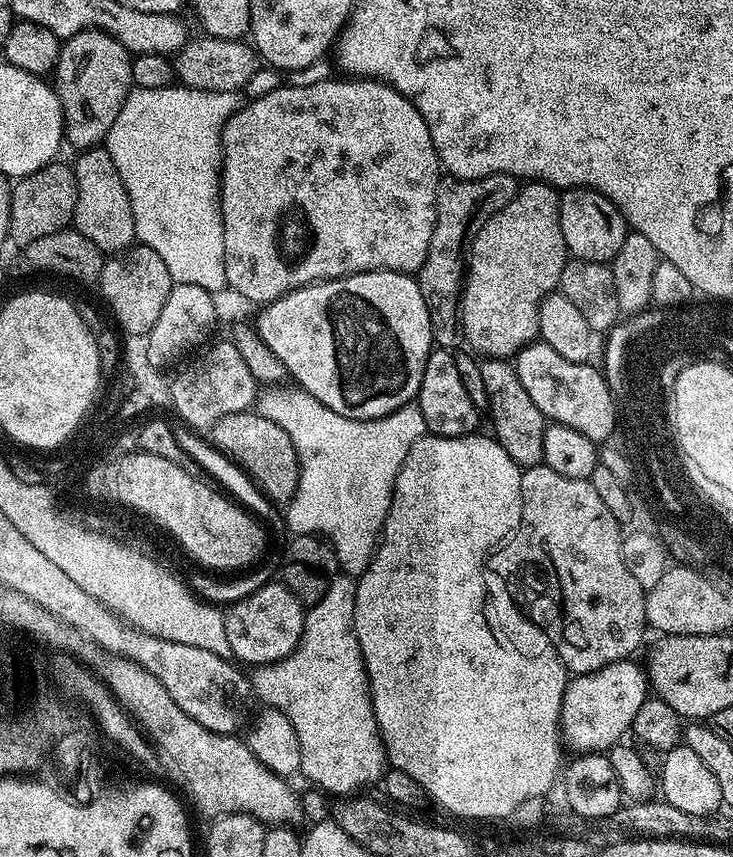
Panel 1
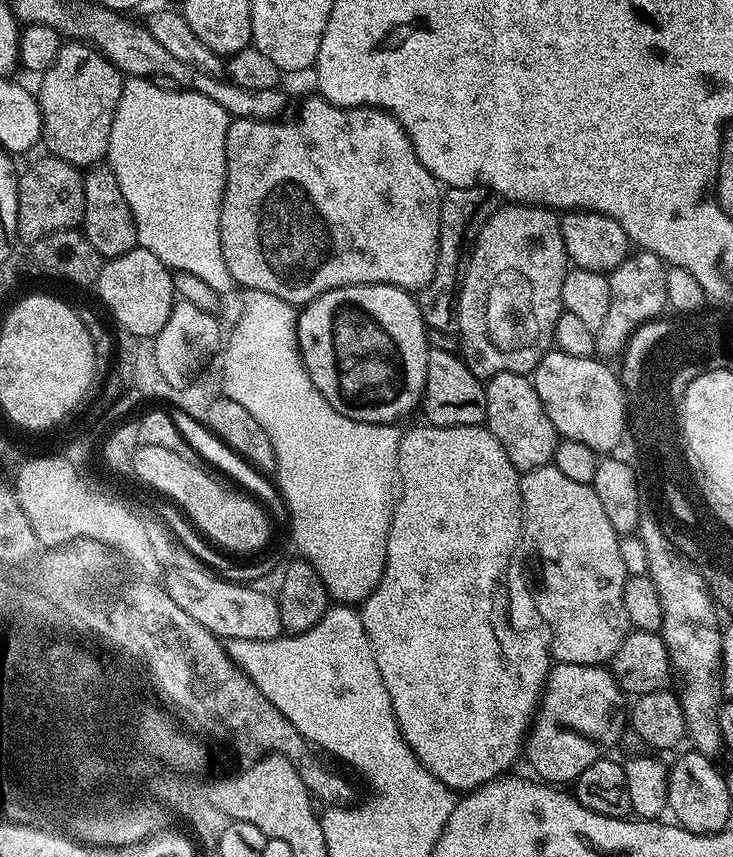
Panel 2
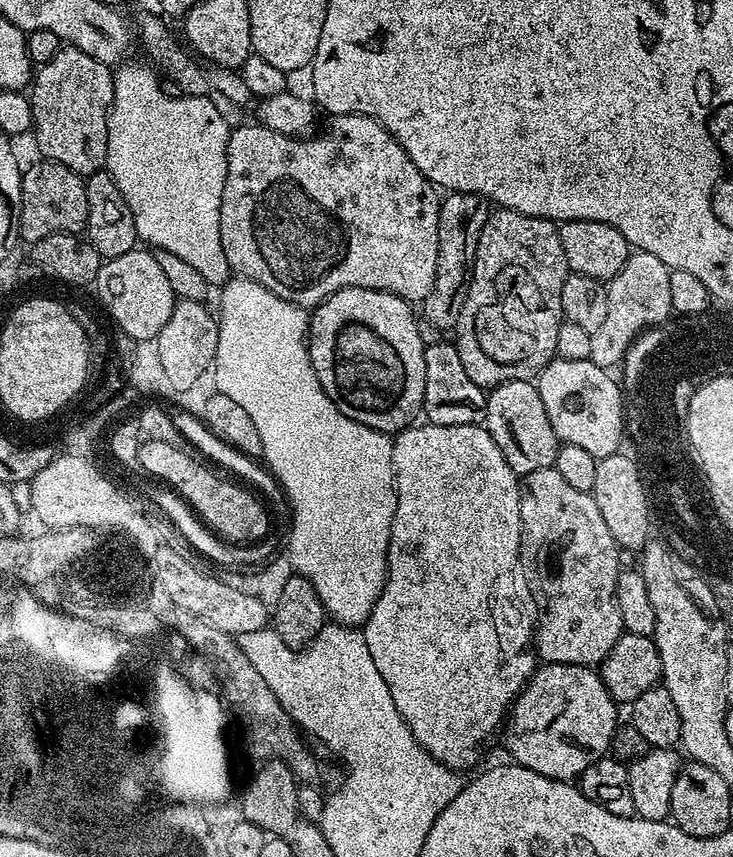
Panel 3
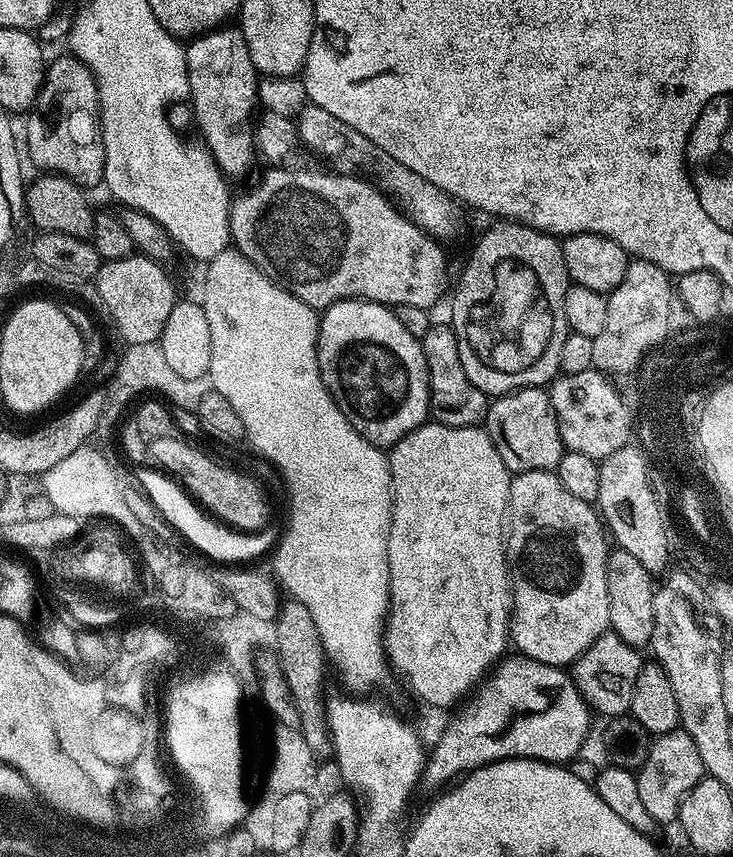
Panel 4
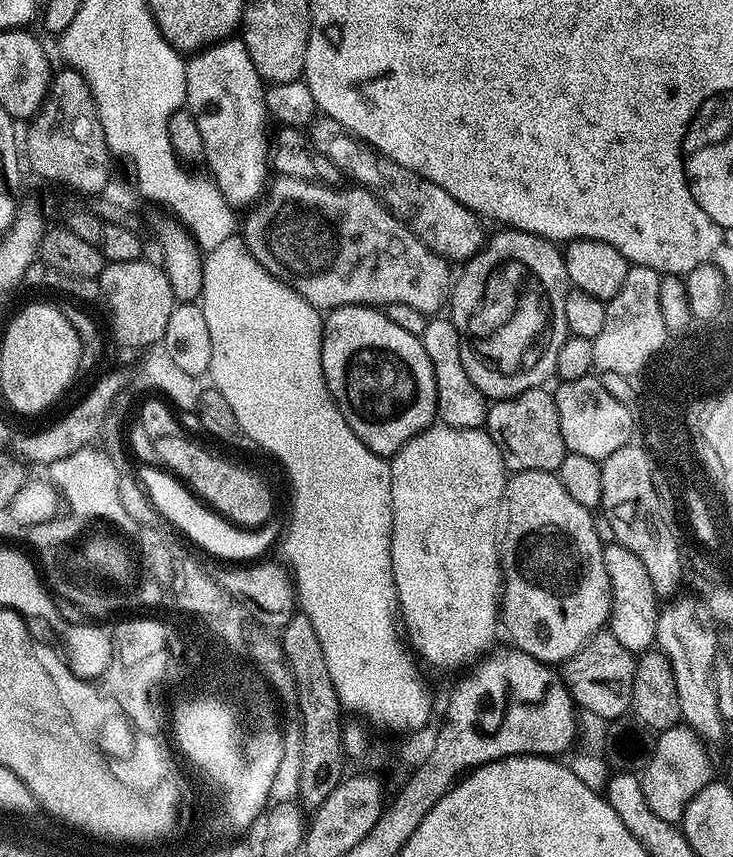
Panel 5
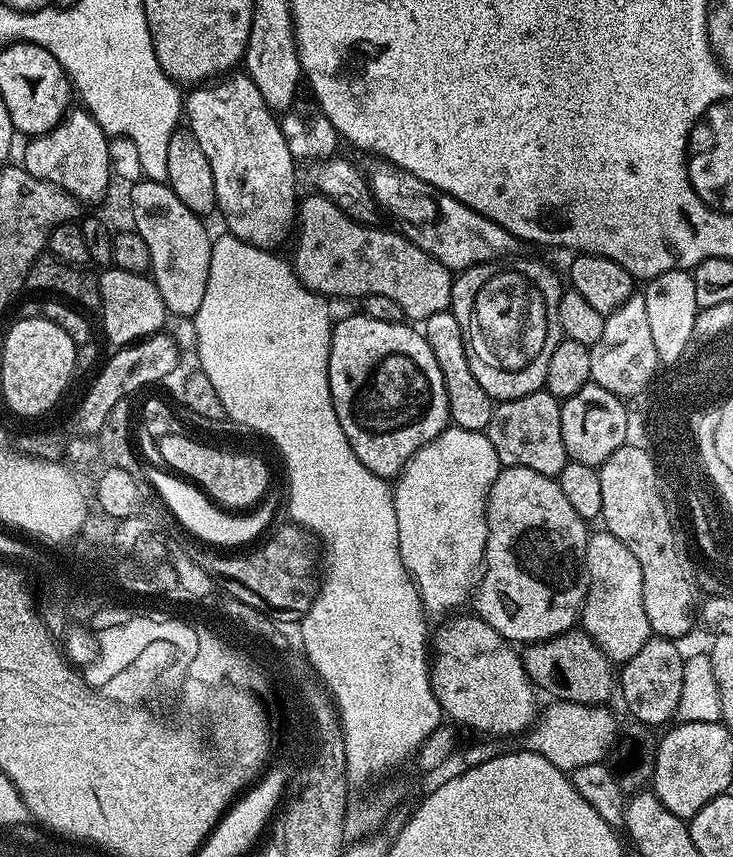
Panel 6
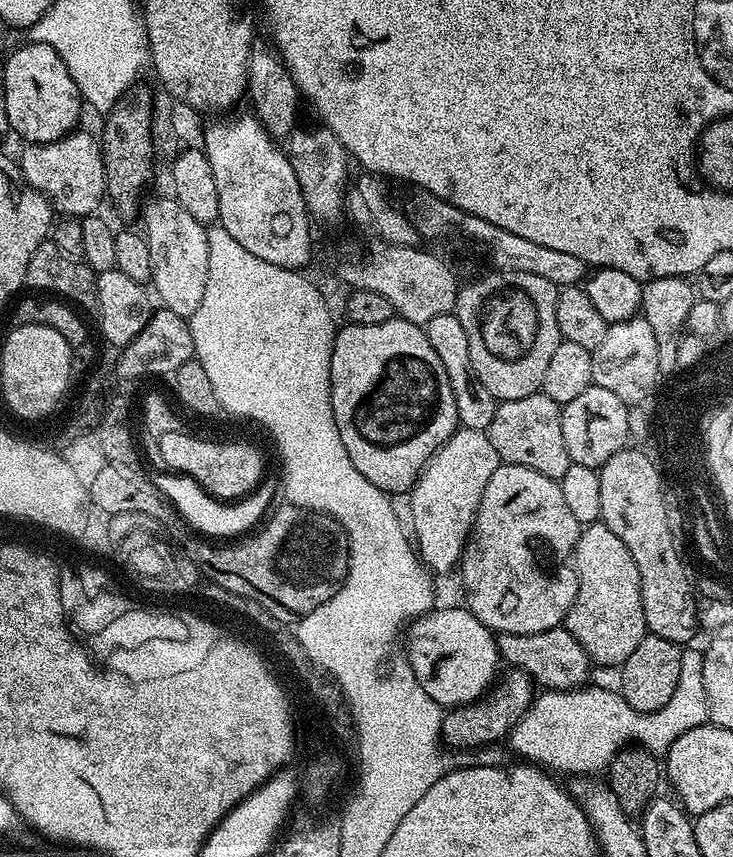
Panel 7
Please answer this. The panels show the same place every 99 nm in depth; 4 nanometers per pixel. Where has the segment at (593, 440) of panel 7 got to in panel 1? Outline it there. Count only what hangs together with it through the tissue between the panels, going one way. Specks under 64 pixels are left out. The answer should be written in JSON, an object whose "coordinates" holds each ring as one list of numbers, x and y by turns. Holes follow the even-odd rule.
{"coordinates":[[533,342,520,349,514,357,516,373,522,381,522,387,534,406,542,410,545,421,578,430,586,438,597,442,608,440,612,431,618,428,618,407,607,378,595,363,579,364,562,358,558,350,550,350,543,342]]}

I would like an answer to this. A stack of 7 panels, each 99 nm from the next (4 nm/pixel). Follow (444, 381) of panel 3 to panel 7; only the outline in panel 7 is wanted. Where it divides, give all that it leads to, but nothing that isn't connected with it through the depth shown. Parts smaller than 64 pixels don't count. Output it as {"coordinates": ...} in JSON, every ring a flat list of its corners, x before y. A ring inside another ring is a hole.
{"coordinates":[[452,312,438,314,438,318,430,318,430,322,423,325,426,338,430,346,434,346,434,354,442,361,446,370,446,378,450,378,450,390,454,390,454,406,459,427,487,432,490,422,494,422,494,410,498,401,478,382,478,374,474,374,474,366,470,362,470,342,466,339,466,329,462,322]]}

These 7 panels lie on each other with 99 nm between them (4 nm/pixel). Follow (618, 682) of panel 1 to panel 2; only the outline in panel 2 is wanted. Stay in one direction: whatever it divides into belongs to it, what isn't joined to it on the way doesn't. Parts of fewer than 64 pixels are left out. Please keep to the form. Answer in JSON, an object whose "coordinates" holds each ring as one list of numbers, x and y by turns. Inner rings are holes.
{"coordinates":[[556,662,548,673,540,707,526,738,526,760,528,756,541,781,552,786,568,786,586,766,605,759,604,751,615,749,625,730,626,693,607,667]]}

